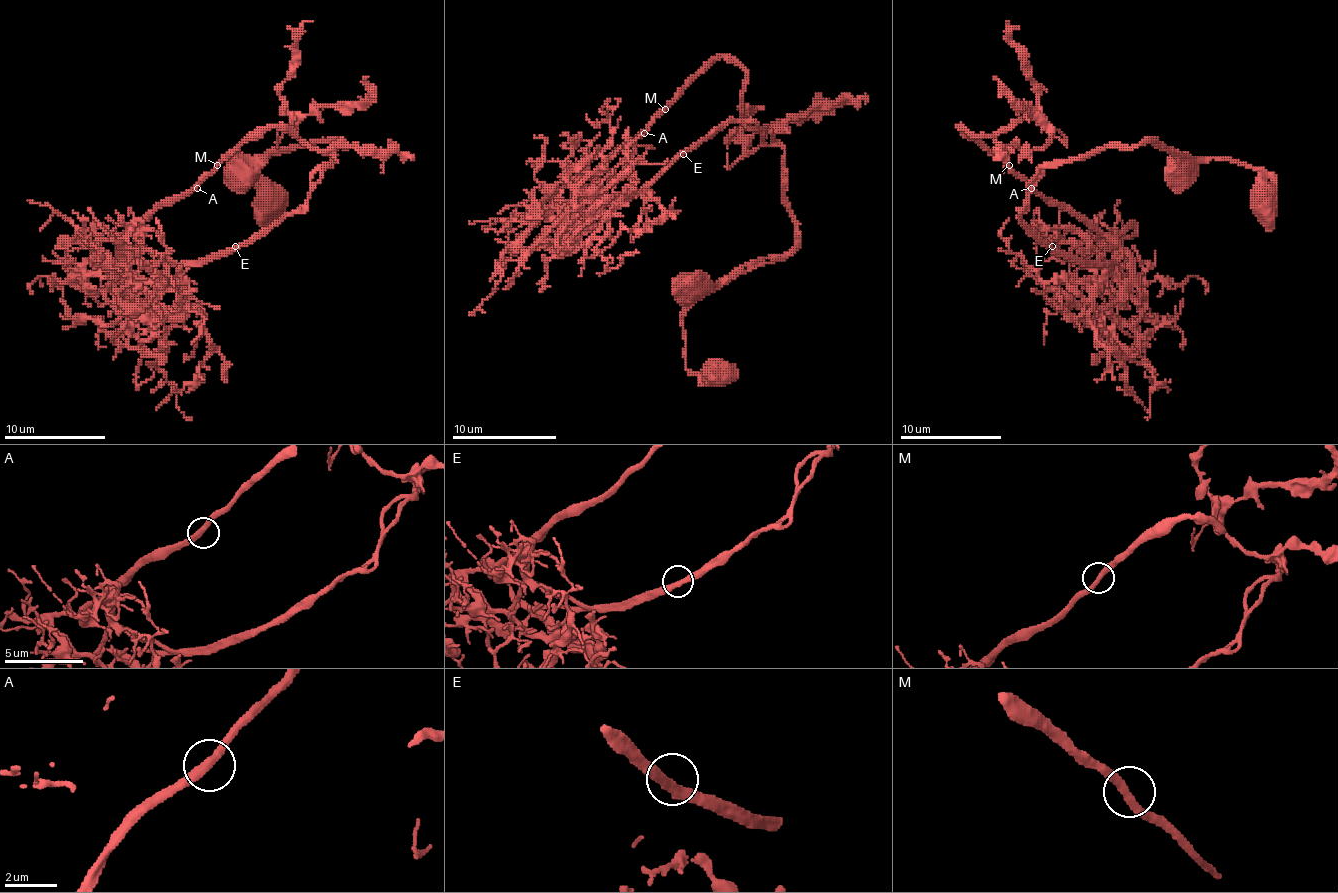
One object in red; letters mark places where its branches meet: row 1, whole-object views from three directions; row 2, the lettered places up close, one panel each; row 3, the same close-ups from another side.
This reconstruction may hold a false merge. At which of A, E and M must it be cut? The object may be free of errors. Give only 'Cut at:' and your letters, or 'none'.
Cut at: E

